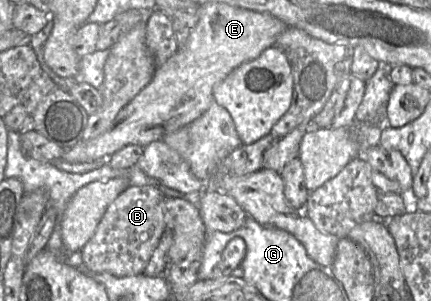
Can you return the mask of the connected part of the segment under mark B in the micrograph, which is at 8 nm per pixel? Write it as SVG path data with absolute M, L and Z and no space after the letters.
M129 186L106 209L94 235L81 250L85 266L116 277L143 274L166 229L163 202L165 195L156 186Z

